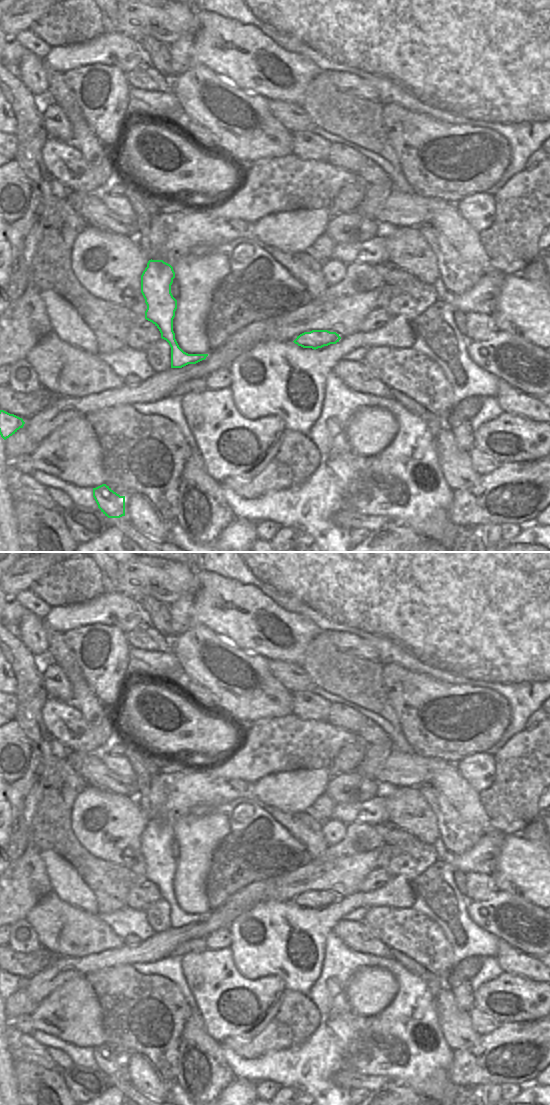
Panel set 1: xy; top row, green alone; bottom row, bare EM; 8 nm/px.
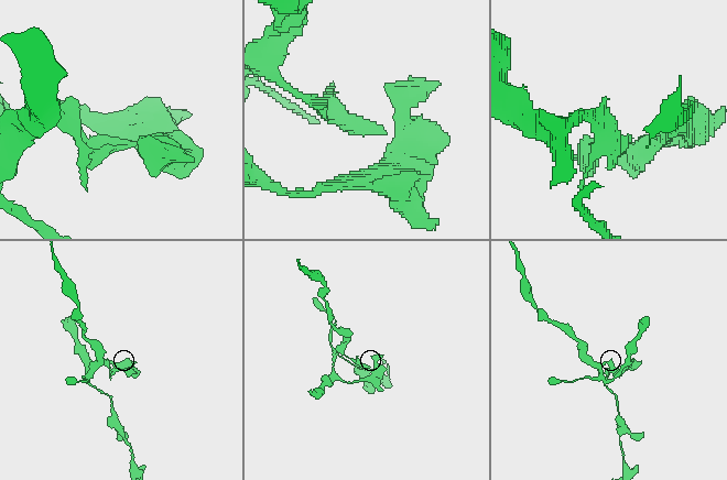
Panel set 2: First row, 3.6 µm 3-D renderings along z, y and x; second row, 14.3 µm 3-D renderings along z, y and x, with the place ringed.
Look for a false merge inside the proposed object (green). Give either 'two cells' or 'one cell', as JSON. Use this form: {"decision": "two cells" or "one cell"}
{"decision": "one cell"}

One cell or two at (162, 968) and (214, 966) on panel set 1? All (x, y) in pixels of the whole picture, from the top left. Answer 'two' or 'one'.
two

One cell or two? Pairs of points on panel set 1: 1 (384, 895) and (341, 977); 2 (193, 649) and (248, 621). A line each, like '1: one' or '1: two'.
1: two
2: two

